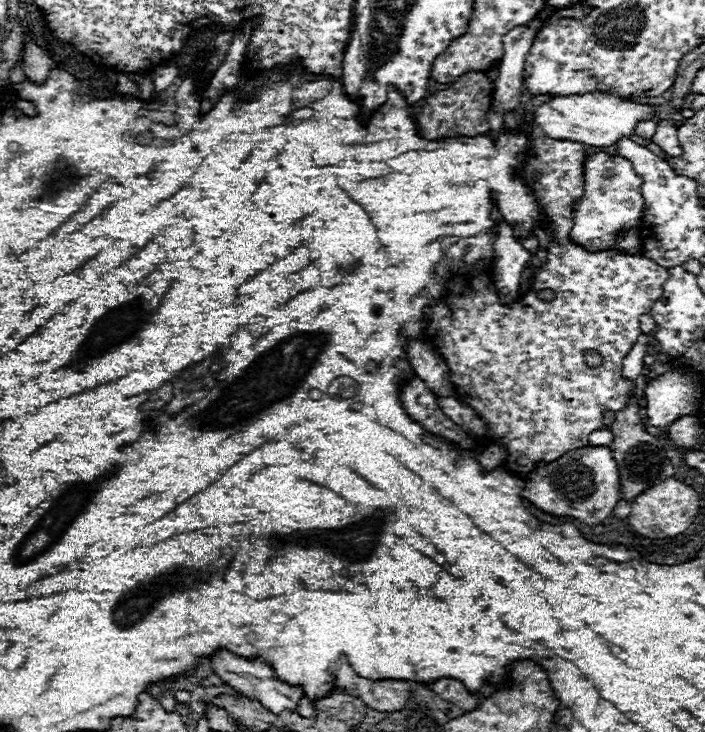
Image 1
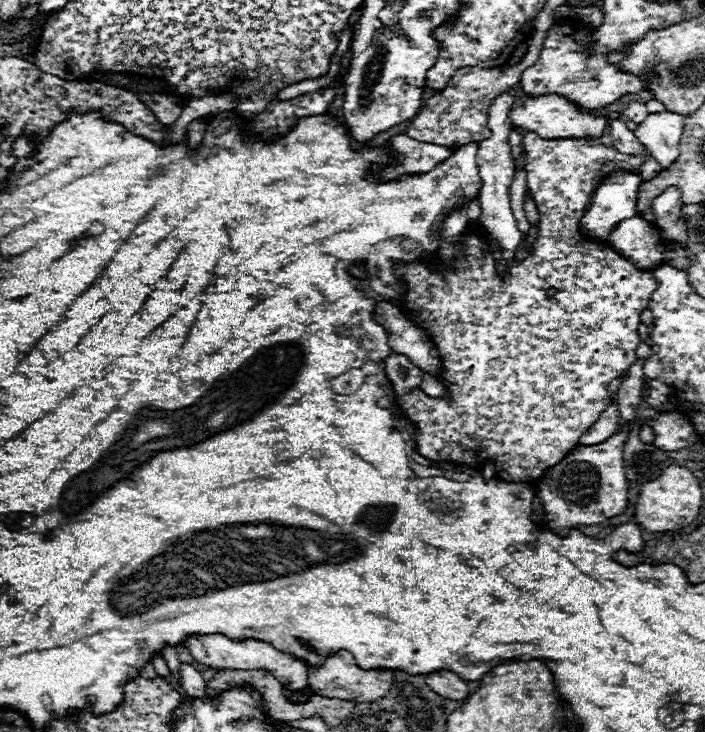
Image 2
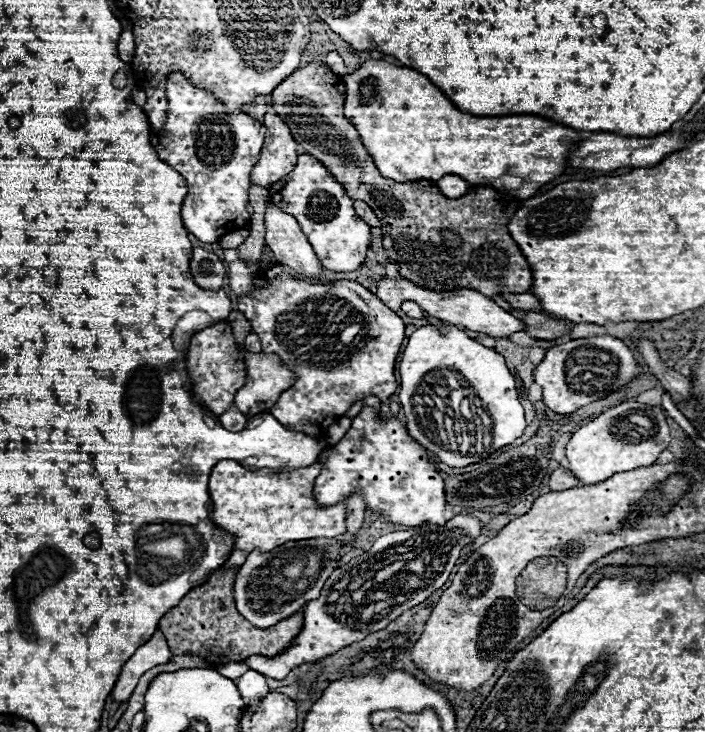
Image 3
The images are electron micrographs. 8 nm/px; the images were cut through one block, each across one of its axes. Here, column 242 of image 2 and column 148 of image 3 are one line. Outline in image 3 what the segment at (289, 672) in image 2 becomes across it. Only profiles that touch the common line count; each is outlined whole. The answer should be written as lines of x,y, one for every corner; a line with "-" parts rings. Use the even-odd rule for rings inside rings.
156,630
154,636
146,644
142,644
134,652
134,656
124,664
124,668
122,668
120,676
118,676
118,682
116,682
114,690
112,690
114,702
118,702
118,704
126,702
132,696
140,676
146,670
150,670
150,668
154,668
158,664
166,664
170,658
172,658
172,654
170,654
170,648
166,644
166,638
164,638
164,634
160,630

